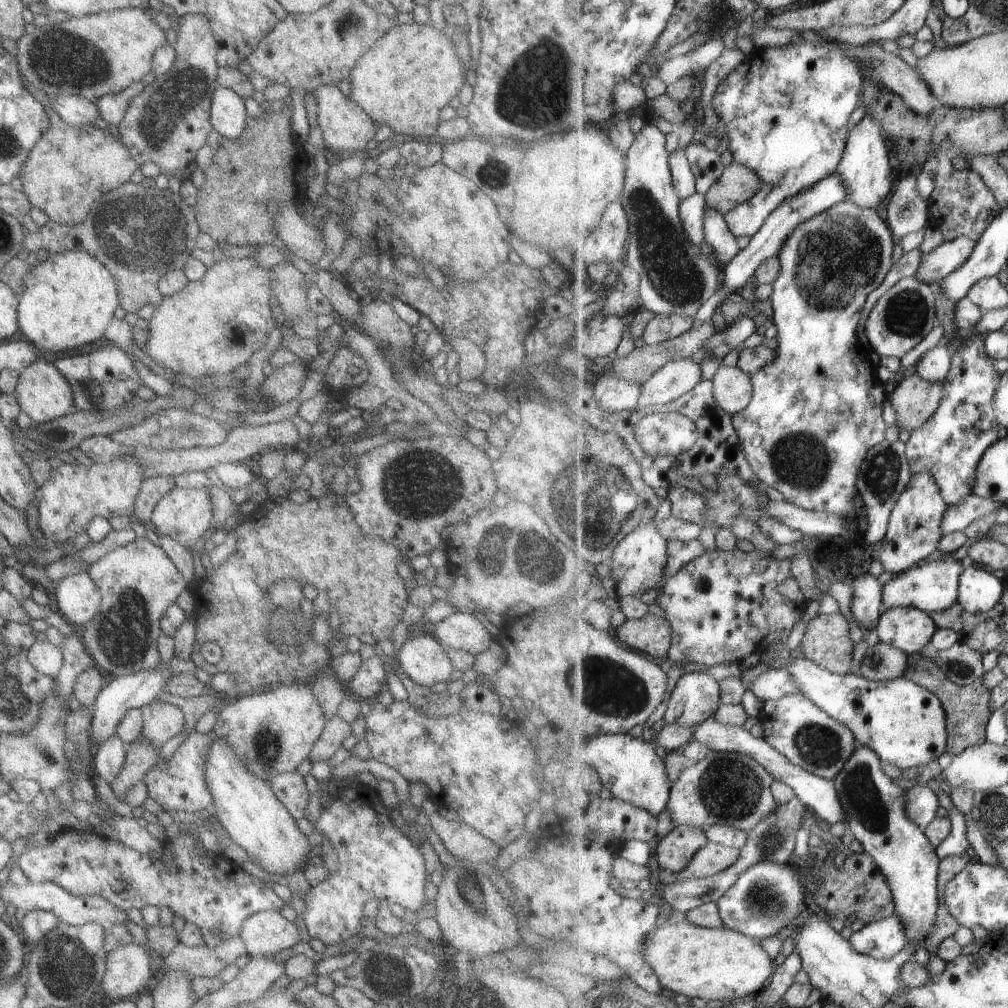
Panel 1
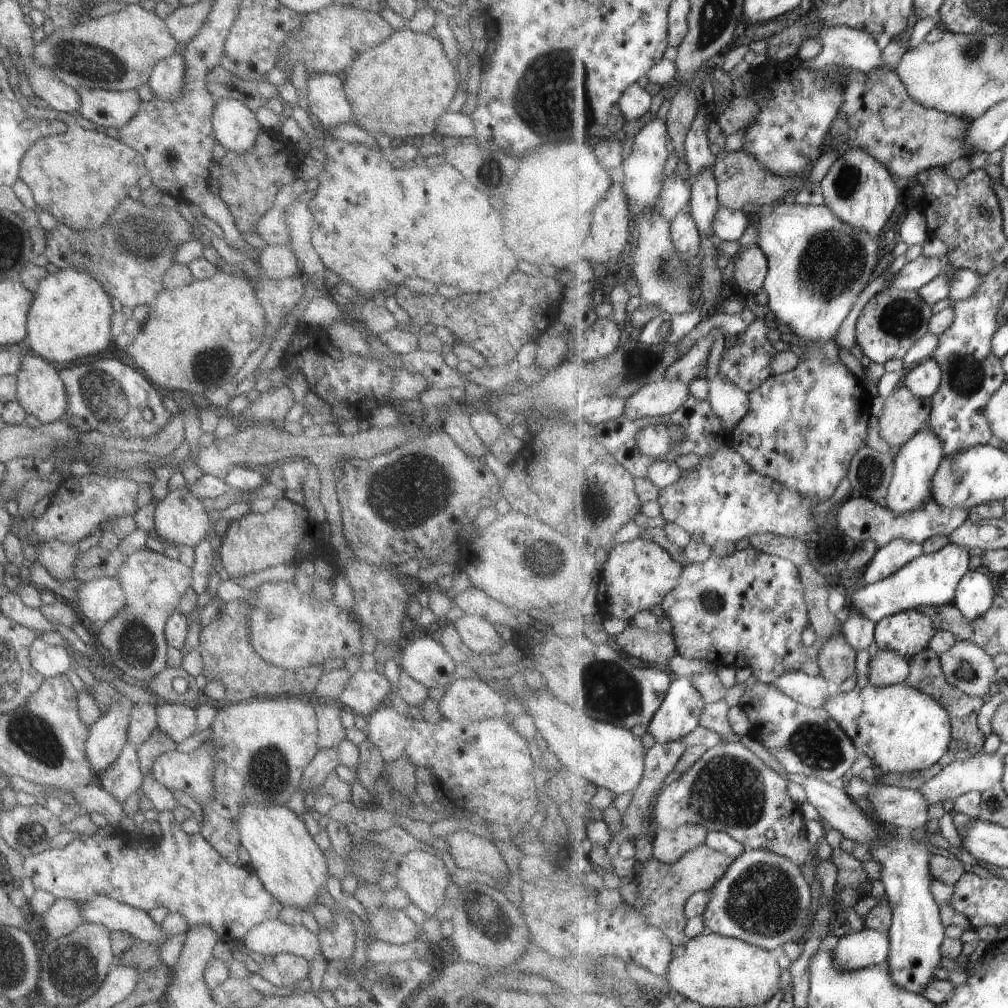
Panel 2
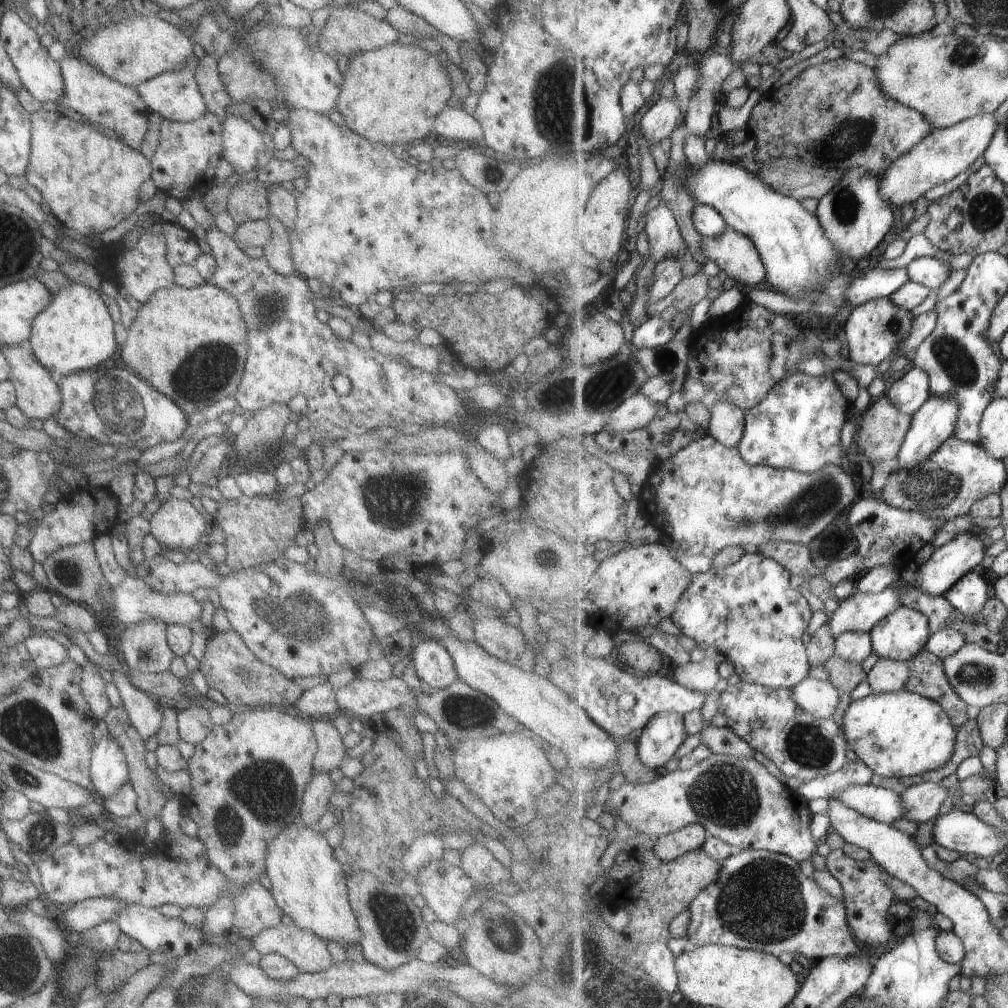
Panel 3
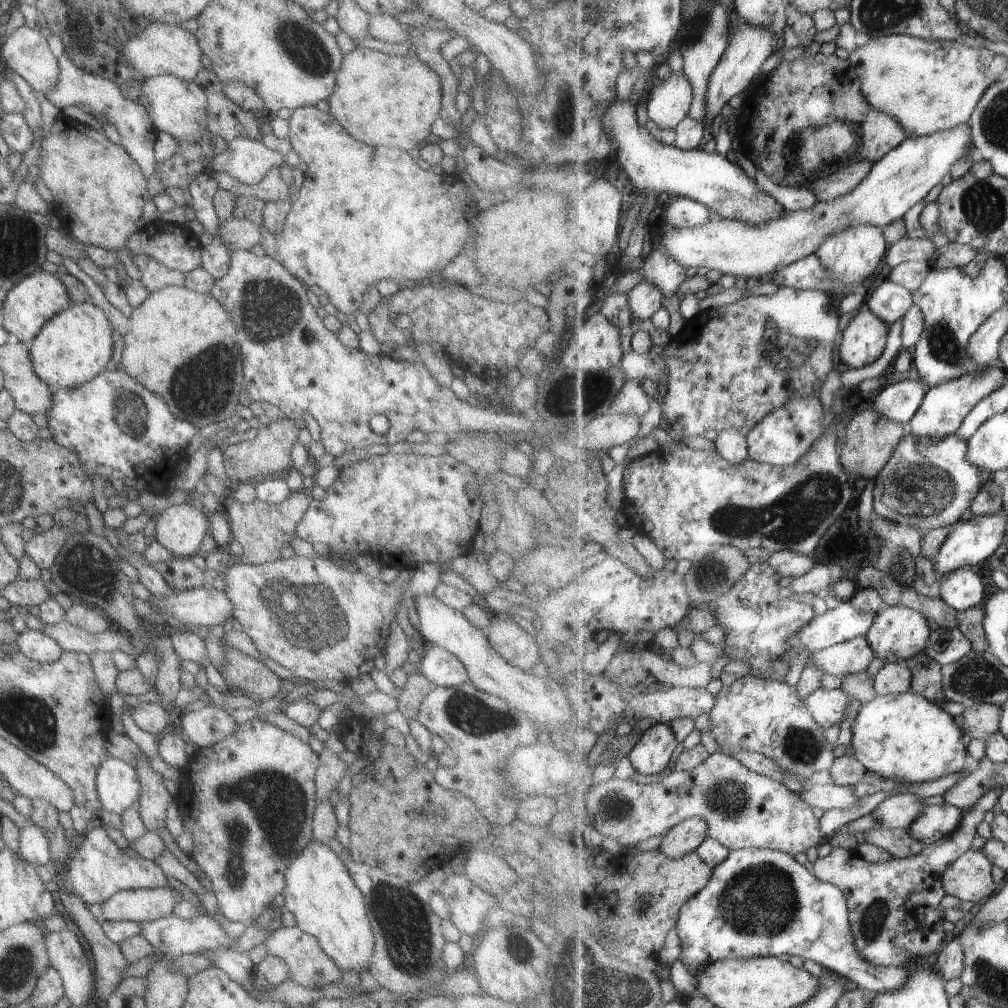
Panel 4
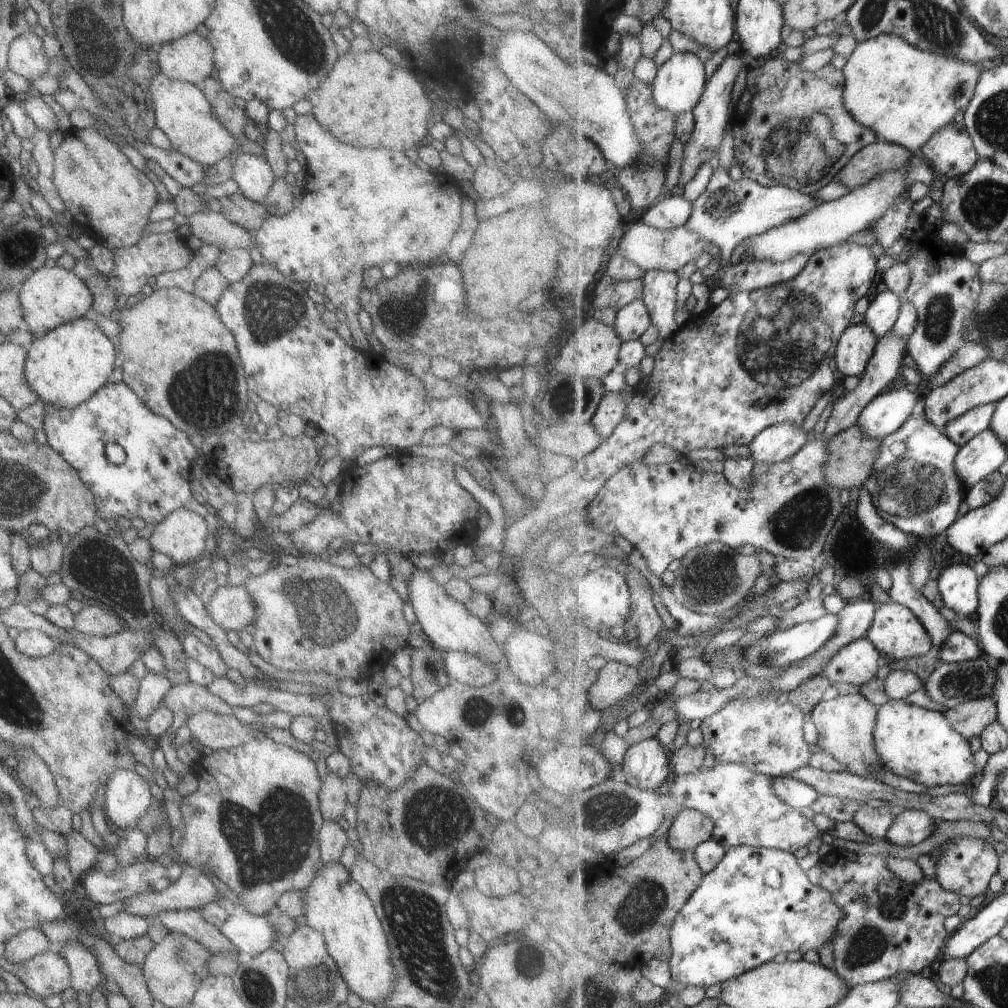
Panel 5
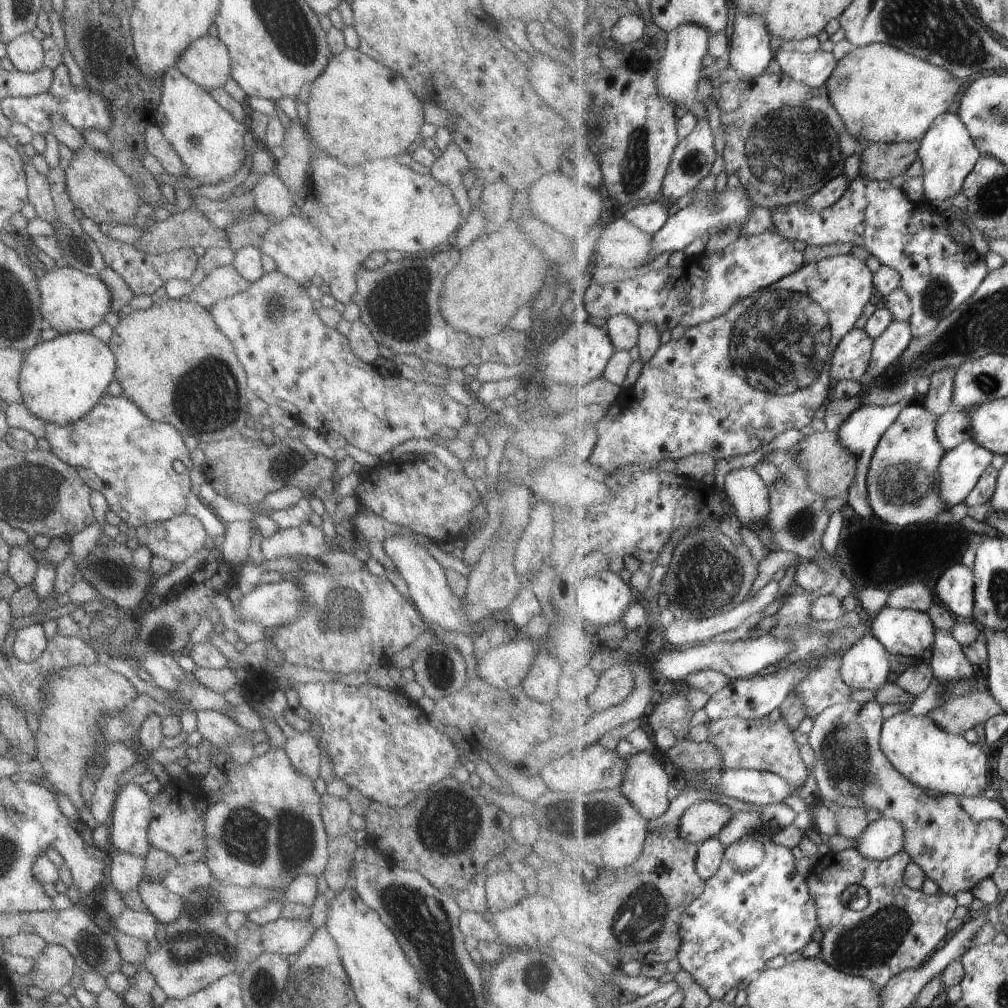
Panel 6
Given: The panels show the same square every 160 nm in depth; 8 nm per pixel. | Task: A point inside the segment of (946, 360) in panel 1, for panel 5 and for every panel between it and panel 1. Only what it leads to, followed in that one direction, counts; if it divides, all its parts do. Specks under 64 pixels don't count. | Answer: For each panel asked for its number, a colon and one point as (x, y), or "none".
2: (924, 379)
3: (909, 393)
4: (900, 402)
5: (884, 415)

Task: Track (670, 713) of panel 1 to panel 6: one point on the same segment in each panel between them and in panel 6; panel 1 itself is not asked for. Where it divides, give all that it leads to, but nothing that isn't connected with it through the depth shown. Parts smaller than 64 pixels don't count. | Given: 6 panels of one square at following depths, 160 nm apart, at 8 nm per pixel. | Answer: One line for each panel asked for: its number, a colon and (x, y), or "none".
2: (681, 711)
3: (661, 739)
4: (652, 755)
5: (646, 764)
6: (646, 784)

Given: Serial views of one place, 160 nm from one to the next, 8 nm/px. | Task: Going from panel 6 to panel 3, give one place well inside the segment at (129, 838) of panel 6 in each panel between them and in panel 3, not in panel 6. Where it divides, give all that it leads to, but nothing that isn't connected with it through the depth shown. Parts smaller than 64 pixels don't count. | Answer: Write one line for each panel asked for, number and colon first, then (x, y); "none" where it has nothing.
3: (107, 770)
4: (117, 786)
5: (127, 795)

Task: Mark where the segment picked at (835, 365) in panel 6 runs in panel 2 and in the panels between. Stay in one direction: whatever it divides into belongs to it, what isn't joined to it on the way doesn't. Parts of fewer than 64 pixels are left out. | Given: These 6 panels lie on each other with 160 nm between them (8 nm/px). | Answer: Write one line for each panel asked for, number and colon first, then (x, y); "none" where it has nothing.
2: (891, 322)
3: (875, 330)
4: (863, 341)
5: (856, 347)

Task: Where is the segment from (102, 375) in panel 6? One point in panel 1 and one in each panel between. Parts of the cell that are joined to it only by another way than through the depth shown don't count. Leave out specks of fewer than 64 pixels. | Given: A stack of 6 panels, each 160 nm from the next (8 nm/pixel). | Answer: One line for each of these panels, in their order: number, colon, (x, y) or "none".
1: (66, 301)
2: (69, 317)
3: (74, 332)
4: (72, 347)
5: (64, 367)

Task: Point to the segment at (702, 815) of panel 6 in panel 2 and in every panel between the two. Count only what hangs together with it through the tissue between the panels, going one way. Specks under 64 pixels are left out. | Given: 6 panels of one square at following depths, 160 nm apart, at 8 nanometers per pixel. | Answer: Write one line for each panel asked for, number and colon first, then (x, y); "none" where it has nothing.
2: (669, 846)
3: (669, 847)
4: (686, 837)
5: (691, 827)

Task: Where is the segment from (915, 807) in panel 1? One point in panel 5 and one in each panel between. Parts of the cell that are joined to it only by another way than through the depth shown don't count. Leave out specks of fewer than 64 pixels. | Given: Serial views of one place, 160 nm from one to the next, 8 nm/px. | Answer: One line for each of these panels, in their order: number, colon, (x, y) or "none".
2: (907, 808)
3: (878, 803)
4: (826, 797)
5: (795, 792)

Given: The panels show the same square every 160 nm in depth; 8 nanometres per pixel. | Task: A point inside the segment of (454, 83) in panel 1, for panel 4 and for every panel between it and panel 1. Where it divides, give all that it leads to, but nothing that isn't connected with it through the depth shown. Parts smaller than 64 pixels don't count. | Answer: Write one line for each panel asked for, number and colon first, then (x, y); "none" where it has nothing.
2: (399, 87)
3: (392, 94)
4: (381, 100)

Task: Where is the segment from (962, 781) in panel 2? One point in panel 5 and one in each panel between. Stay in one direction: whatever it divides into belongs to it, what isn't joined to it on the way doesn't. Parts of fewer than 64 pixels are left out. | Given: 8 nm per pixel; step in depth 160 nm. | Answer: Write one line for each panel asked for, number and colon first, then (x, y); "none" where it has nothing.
3: (920, 803)
4: (897, 812)
5: (876, 820)

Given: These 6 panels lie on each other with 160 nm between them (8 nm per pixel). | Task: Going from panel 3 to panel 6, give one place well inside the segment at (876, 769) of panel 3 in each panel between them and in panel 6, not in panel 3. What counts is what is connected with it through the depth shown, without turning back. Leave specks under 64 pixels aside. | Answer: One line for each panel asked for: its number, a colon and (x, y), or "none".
4: (905, 737)
5: (922, 745)
6: (932, 758)

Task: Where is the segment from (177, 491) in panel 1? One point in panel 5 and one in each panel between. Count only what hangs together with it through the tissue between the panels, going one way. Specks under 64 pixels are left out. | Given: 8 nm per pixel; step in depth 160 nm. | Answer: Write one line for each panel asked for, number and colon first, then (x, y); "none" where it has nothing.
2: (179, 519)
3: (176, 525)
4: (179, 529)
5: (180, 535)

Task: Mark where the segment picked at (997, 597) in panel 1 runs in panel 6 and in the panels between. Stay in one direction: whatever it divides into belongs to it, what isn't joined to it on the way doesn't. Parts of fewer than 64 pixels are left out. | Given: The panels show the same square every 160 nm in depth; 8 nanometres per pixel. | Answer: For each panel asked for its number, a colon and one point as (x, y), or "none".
2: (976, 592)
3: (969, 594)
4: (962, 590)
5: (959, 584)
6: (956, 588)

